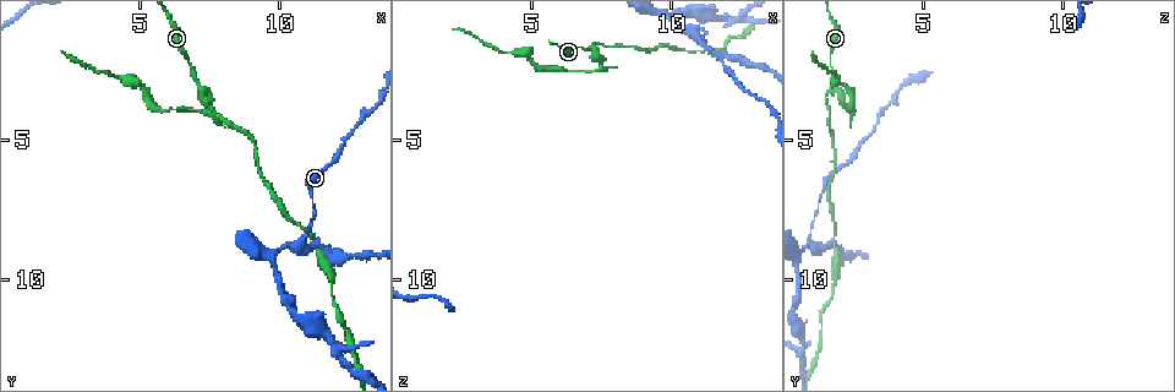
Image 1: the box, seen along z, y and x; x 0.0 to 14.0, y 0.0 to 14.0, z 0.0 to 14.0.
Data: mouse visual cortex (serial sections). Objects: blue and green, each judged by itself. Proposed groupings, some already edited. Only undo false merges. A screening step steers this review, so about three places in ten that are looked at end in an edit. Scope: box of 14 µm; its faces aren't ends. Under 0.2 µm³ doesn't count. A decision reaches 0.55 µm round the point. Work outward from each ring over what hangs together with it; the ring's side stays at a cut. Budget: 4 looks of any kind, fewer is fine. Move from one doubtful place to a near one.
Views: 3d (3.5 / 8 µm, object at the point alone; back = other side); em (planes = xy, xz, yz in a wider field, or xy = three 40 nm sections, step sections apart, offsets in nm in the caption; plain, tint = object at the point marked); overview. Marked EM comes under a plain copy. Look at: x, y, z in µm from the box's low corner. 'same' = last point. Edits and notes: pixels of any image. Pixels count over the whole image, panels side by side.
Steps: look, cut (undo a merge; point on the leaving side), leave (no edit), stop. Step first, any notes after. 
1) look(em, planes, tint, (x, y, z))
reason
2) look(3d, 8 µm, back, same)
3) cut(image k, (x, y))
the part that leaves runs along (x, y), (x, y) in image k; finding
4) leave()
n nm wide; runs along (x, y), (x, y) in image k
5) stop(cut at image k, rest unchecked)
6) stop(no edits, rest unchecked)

look(3d, 3.5 µm, (7.2, 3.2, 1.7))
three arms meet

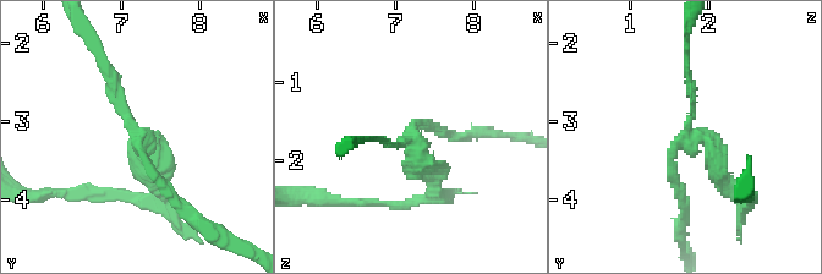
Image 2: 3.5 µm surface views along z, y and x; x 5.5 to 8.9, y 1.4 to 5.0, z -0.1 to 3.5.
look(em, xy, step 2, tint, (7.25, 3.15, 1.75))
3 arms; arms of 100, 150, 250 nm; need the tissue

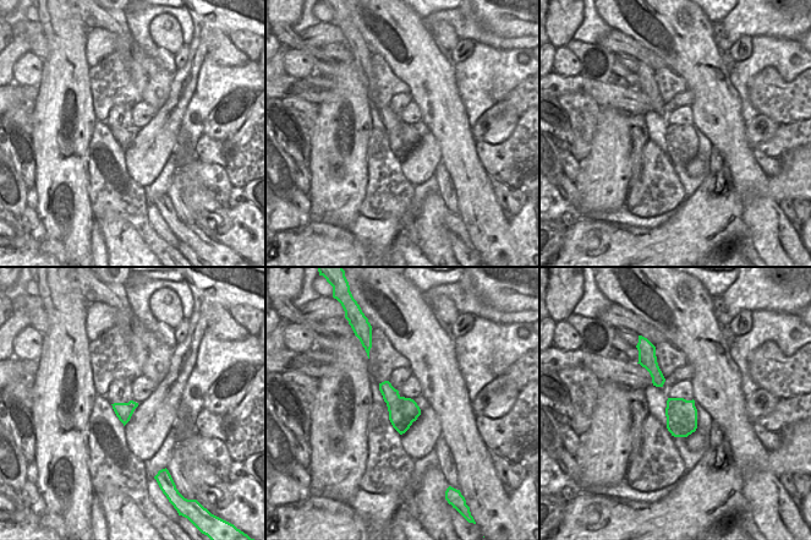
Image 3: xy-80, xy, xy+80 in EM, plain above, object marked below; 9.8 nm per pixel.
cut(image 2, (169, 158))
border along (400, 397), (388, 408) in image 3; a second cell is stuck on

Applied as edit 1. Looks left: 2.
look(3d, 3.5 µm, (10.8, 8.6, 1.0))

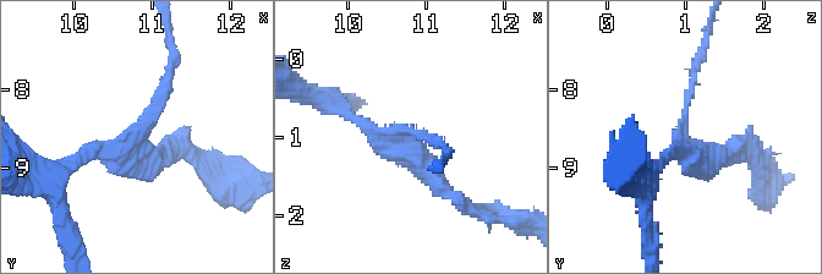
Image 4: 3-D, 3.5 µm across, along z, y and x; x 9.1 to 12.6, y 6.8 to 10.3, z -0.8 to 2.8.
look(em, xy, step 3, tint, (10.85, 8.60, 1.00))

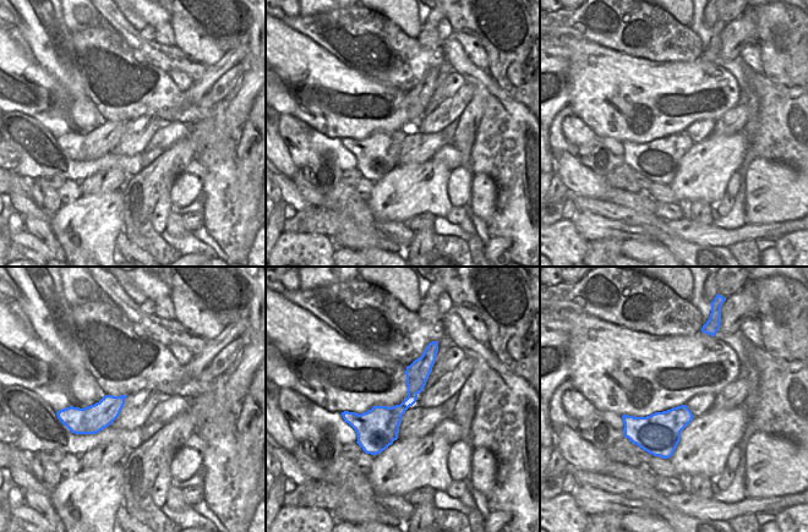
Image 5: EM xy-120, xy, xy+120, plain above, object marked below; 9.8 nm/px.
cut(image 4, (716, 165))
arms of 100, 150, 200 nm; the part that leaves runs along (142, 133), (124, 153), (71, 160), (51, 186) in image 4; two cells meet here

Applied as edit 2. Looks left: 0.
stop(cut at image 2, cut at image 4, rest unchecked)

